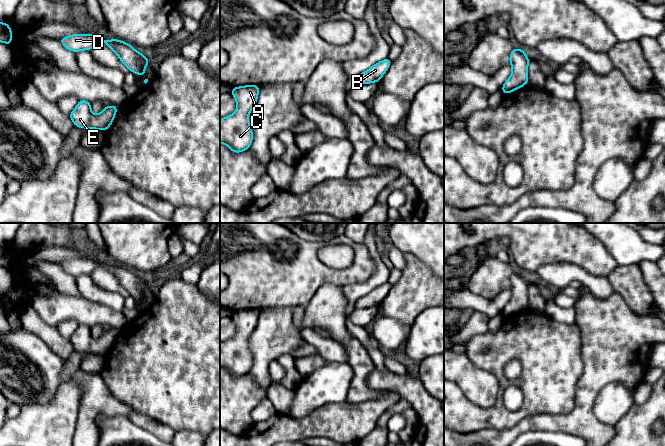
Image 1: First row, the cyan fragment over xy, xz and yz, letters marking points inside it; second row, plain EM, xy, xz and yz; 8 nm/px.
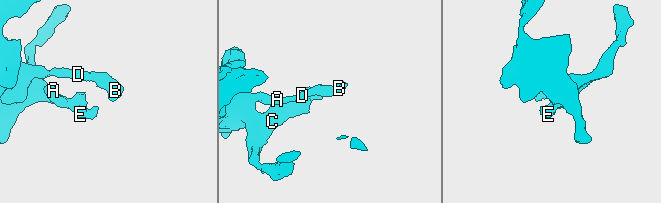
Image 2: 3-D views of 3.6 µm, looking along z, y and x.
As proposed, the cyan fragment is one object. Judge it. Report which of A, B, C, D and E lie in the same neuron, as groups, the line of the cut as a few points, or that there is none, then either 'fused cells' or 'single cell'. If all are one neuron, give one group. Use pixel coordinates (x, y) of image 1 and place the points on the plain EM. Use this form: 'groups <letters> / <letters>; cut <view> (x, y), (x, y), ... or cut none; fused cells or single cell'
groups A B C D E; cut none; single cell

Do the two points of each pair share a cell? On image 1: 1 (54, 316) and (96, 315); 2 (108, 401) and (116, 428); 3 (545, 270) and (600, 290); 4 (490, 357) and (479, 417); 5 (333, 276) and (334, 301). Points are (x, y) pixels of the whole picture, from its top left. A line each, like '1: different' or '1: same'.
1: same
2: different
3: same
4: same
5: different

